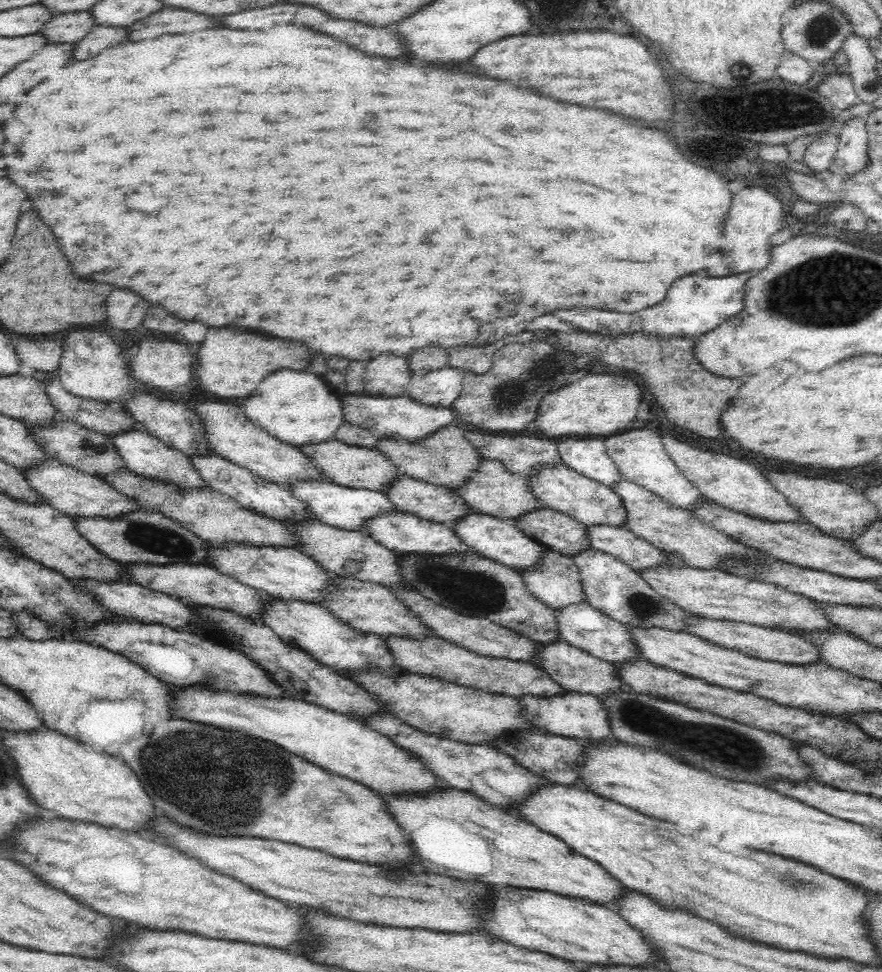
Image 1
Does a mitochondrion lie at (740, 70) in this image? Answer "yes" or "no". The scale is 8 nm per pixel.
yes

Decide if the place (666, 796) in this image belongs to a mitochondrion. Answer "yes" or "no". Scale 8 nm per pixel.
no

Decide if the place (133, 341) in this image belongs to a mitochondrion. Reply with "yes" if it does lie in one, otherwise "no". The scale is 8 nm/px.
no

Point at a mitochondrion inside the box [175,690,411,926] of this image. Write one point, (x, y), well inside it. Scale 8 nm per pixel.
(283, 770)

